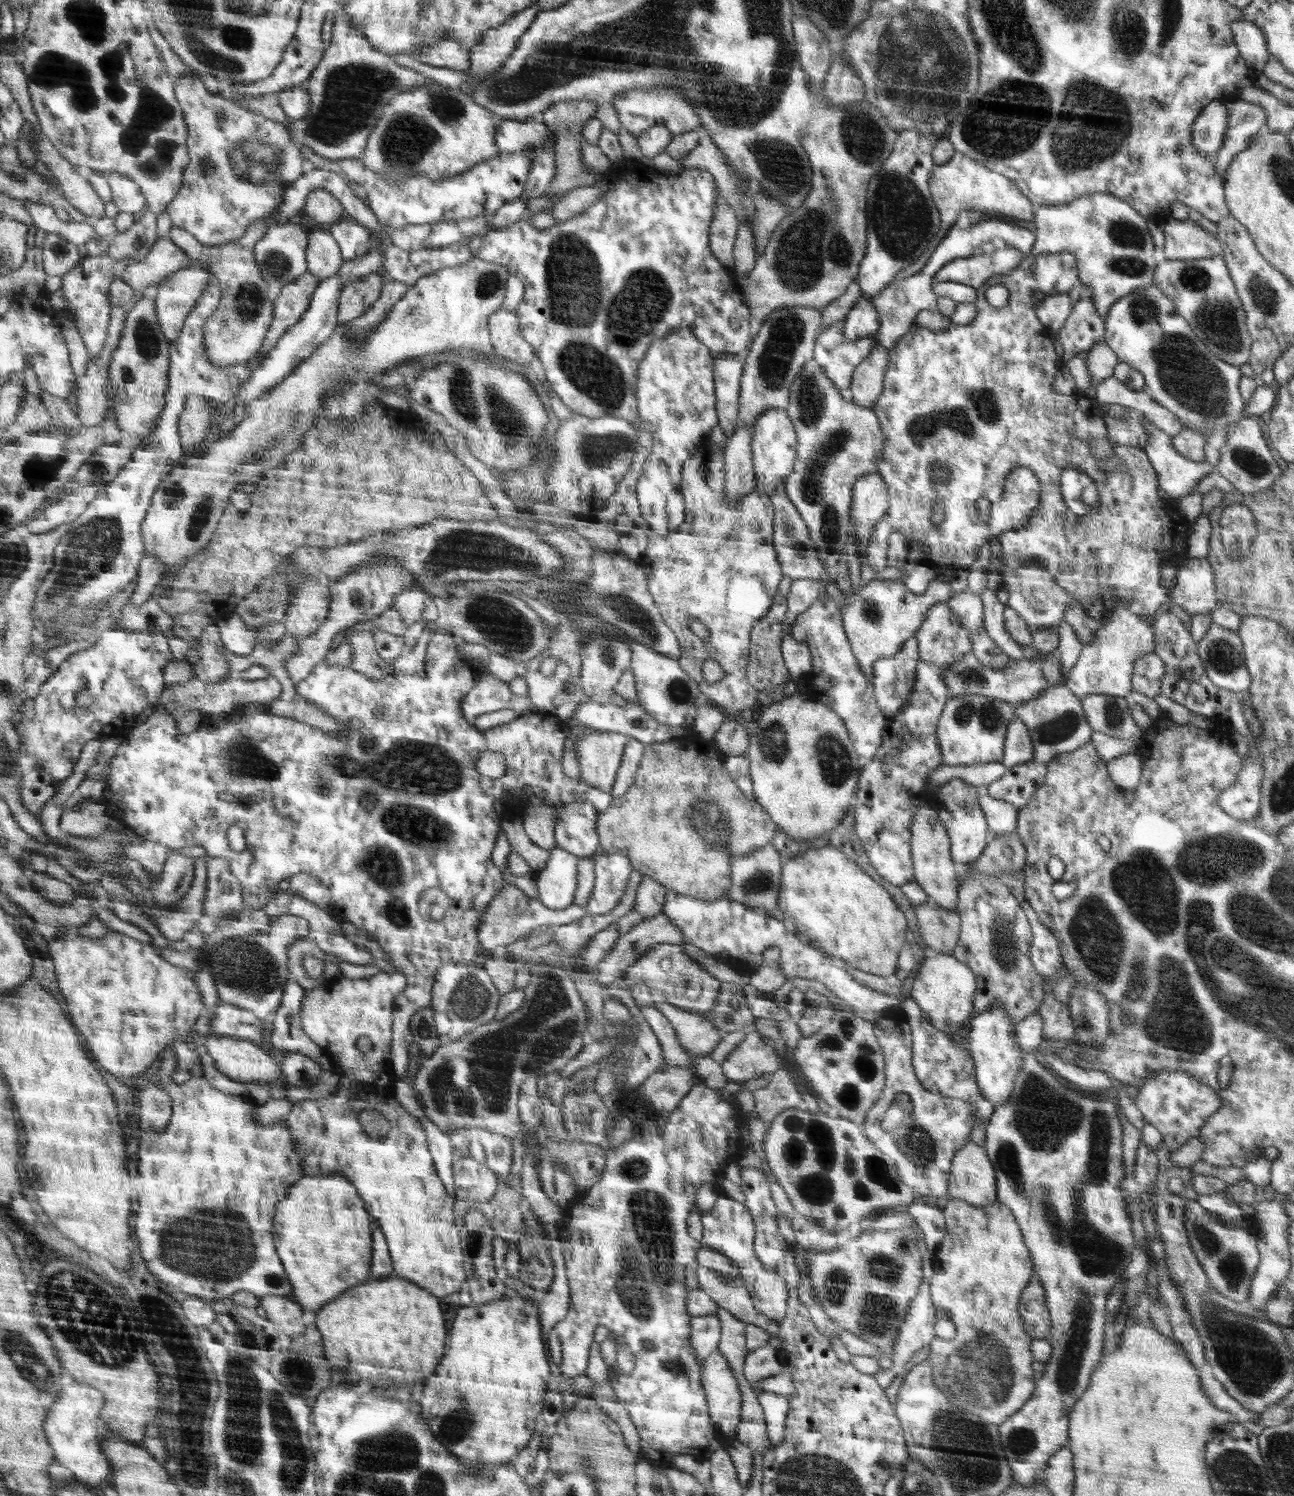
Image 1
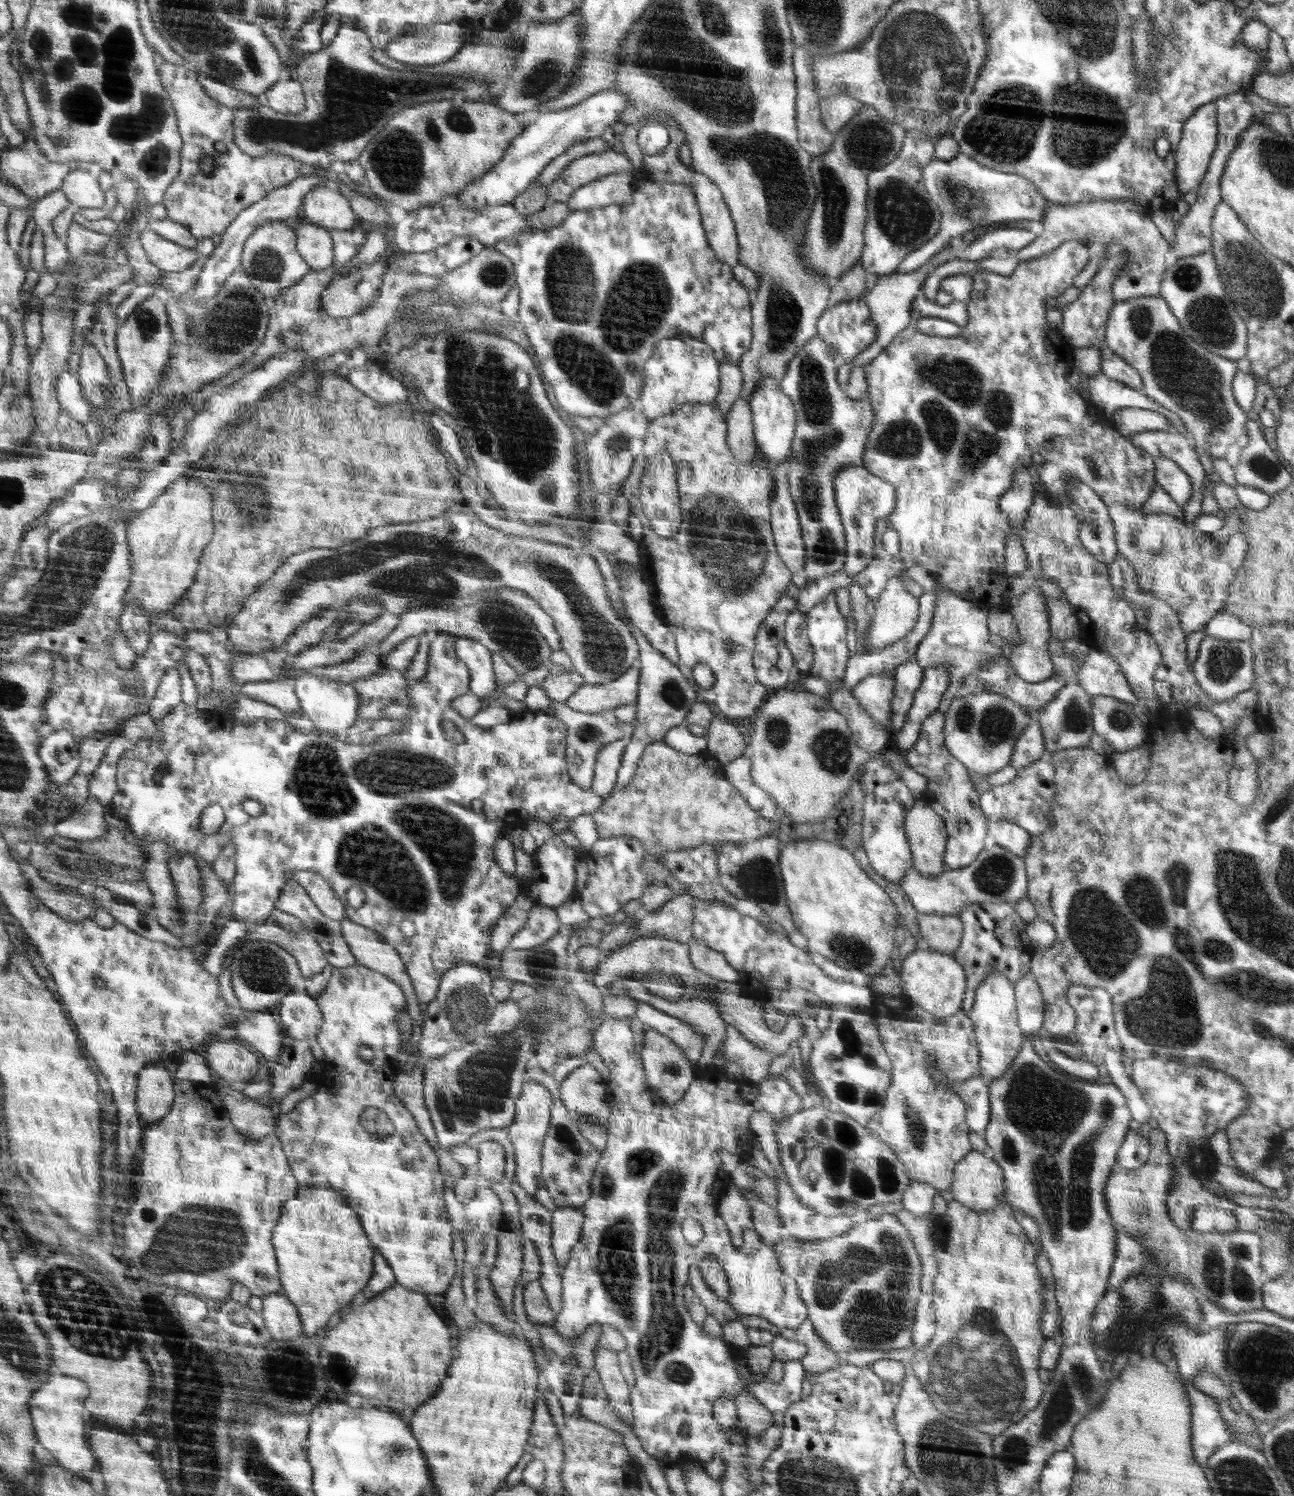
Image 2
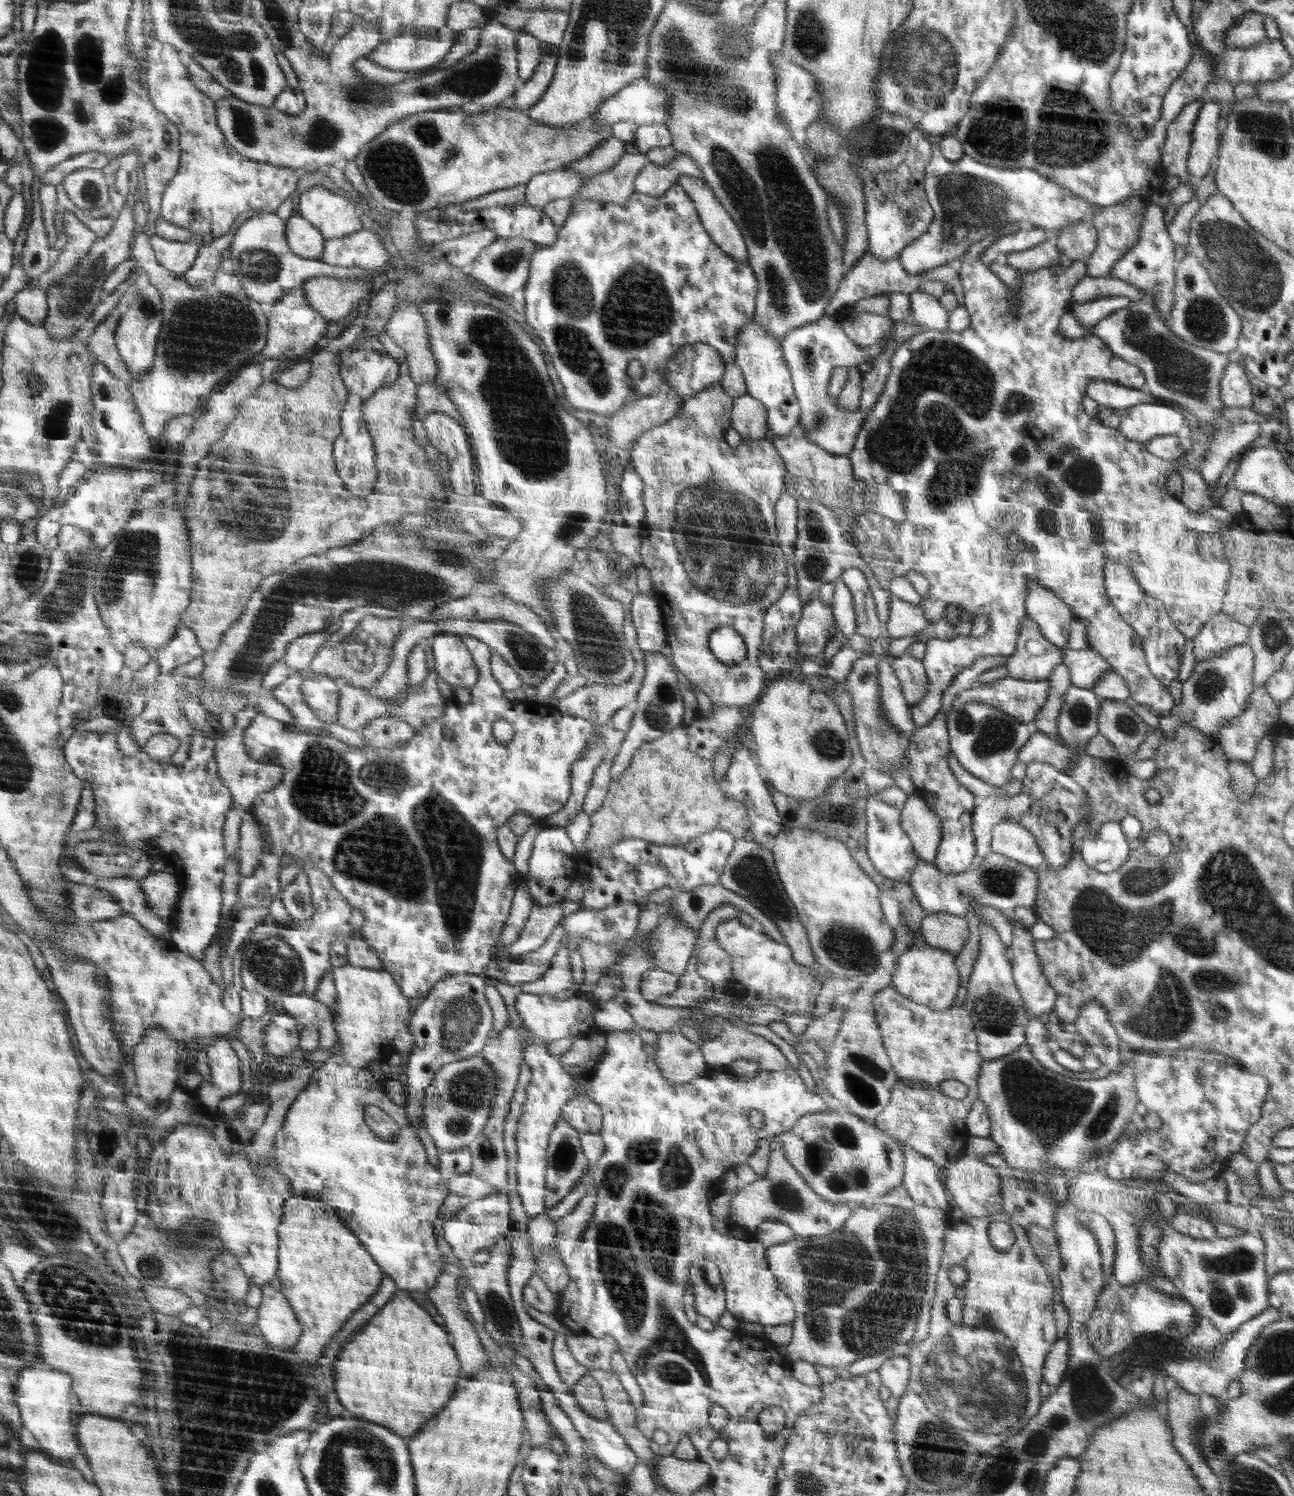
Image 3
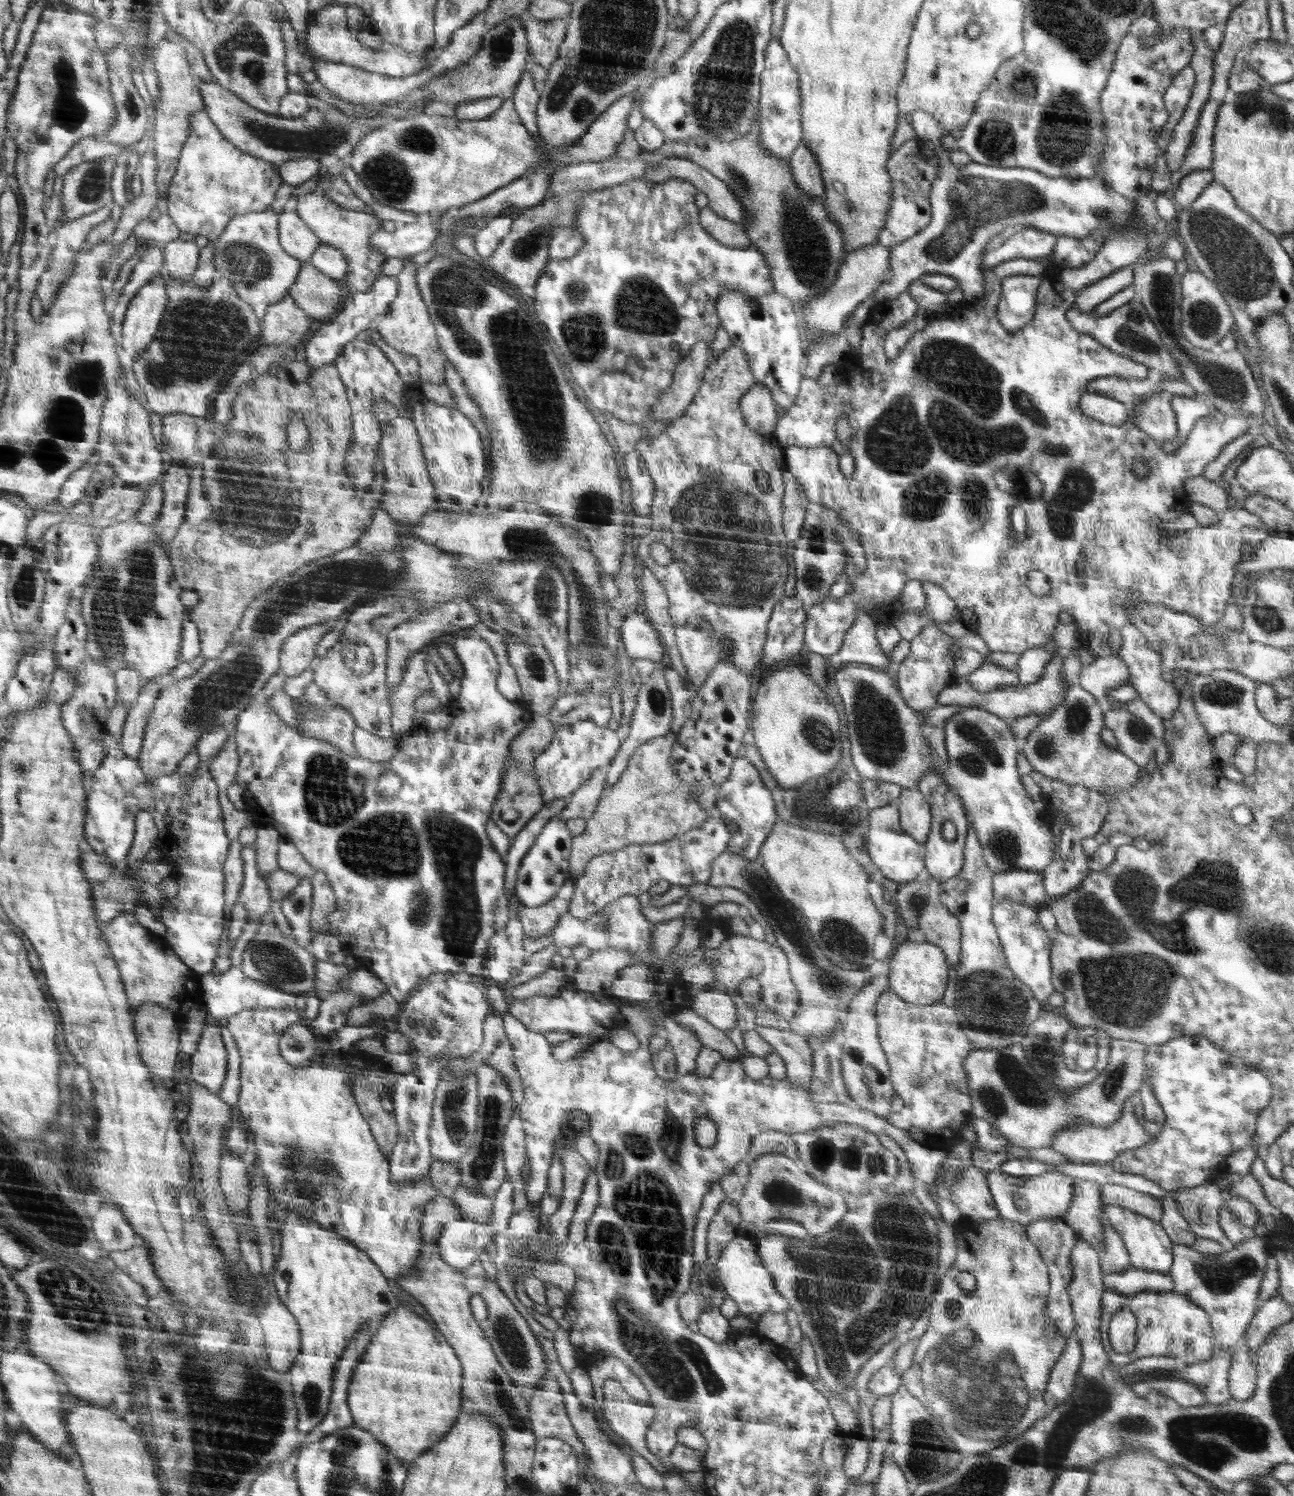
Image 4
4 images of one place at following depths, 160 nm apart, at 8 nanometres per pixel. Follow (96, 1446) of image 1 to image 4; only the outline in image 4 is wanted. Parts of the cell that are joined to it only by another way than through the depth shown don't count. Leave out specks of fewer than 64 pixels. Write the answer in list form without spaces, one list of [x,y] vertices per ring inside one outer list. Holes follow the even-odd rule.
[[[24,1352],[4,1354],[4,1386],[8,1386],[8,1406],[20,1416],[32,1436],[38,1436],[49,1449],[62,1448],[68,1442],[69,1432],[66,1432],[67,1426],[62,1420],[62,1396],[54,1384],[54,1372],[48,1364]]]

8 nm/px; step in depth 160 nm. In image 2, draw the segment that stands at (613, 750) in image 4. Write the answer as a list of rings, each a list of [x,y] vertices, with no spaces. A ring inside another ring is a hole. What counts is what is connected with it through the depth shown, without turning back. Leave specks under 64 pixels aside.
[[[437,633],[437,635],[433,638],[433,641],[430,643],[429,655],[428,655],[429,663],[425,676],[423,676],[422,679],[418,679],[418,681],[406,680],[406,687],[404,687],[404,690],[408,692],[408,698],[411,699],[411,709],[409,715],[406,718],[403,718],[403,720],[401,720],[403,724],[401,726],[401,730],[399,730],[399,732],[397,732],[396,734],[381,736],[380,738],[377,738],[374,742],[371,742],[370,744],[362,742],[358,744],[350,744],[345,743],[343,741],[339,741],[338,738],[335,737],[335,734],[338,731],[344,728],[348,728],[349,726],[352,726],[352,724],[354,724],[357,721],[358,707],[360,706],[360,704],[358,702],[358,693],[356,693],[356,689],[352,687],[352,684],[339,682],[336,680],[330,680],[328,678],[324,679],[321,676],[312,676],[309,672],[304,672],[303,674],[296,674],[296,677],[294,678],[294,692],[296,694],[296,698],[298,698],[299,700],[301,710],[314,723],[314,726],[316,728],[316,730],[310,731],[309,733],[306,731],[298,731],[294,727],[292,727],[290,723],[287,724],[285,721],[279,722],[268,718],[259,718],[258,720],[255,720],[252,723],[241,723],[237,722],[231,713],[228,714],[226,712],[222,712],[221,710],[217,709],[212,709],[211,711],[203,712],[194,706],[190,706],[184,702],[181,702],[172,709],[172,712],[170,712],[170,714],[163,716],[158,722],[155,723],[155,725],[163,732],[163,740],[159,740],[159,742],[150,742],[149,740],[138,740],[136,741],[137,745],[134,748],[132,748],[132,750],[129,750],[128,752],[124,753],[118,759],[117,773],[116,773],[117,791],[116,794],[112,797],[111,803],[108,806],[121,819],[125,819],[126,825],[128,826],[132,834],[134,834],[134,836],[139,838],[140,841],[165,842],[168,846],[173,846],[178,853],[185,855],[192,855],[196,857],[198,860],[204,860],[210,863],[210,865],[212,865],[212,861],[214,861],[216,855],[218,855],[221,849],[223,849],[227,844],[234,845],[237,858],[237,864],[236,864],[237,871],[235,874],[234,889],[233,889],[234,896],[232,897],[231,900],[231,907],[233,909],[233,912],[235,912],[240,917],[240,919],[247,924],[247,928],[250,929],[253,929],[256,925],[262,924],[264,921],[270,918],[271,912],[275,909],[275,902],[279,900],[282,890],[284,889],[284,886],[286,886],[287,884],[287,880],[285,877],[286,872],[316,871],[320,876],[324,877],[328,881],[328,884],[332,887],[332,890],[339,896],[339,899],[345,904],[346,909],[345,913],[348,919],[352,920],[352,922],[355,922],[356,924],[359,924],[360,926],[372,929],[382,938],[384,942],[388,943],[390,946],[393,946],[398,951],[398,954],[404,959],[404,966],[406,967],[407,973],[409,974],[409,977],[413,982],[413,989],[419,1002],[420,1003],[432,1002],[435,1000],[435,997],[438,996],[439,985],[442,984],[442,978],[444,976],[444,973],[447,972],[447,970],[450,970],[454,968],[456,965],[459,965],[460,963],[464,962],[472,964],[480,963],[480,960],[484,960],[484,958],[486,958],[486,954],[488,954],[488,950],[490,950],[490,932],[492,932],[493,926],[496,924],[496,921],[506,912],[506,909],[516,900],[516,898],[518,898],[518,896],[522,894],[520,891],[520,879],[523,878],[516,877],[514,874],[512,875],[505,874],[505,872],[501,869],[501,866],[495,860],[496,839],[505,838],[507,836],[507,833],[509,831],[512,832],[512,830],[520,829],[526,831],[526,826],[528,825],[528,820],[526,818],[542,819],[544,822],[550,822],[550,823],[553,823],[559,816],[565,816],[573,819],[576,817],[580,817],[583,814],[592,814],[596,812],[599,808],[602,808],[603,802],[605,800],[604,798],[596,794],[595,791],[592,791],[590,788],[584,790],[583,788],[580,788],[577,784],[574,784],[574,782],[572,782],[572,779],[570,778],[570,775],[568,774],[567,771],[566,753],[565,753],[567,747],[567,726],[559,718],[556,718],[555,716],[550,716],[549,714],[546,714],[541,710],[536,711],[529,709],[527,710],[526,713],[513,716],[510,721],[504,724],[497,724],[495,726],[492,726],[491,728],[486,727],[483,728],[470,723],[470,720],[464,718],[451,705],[451,700],[454,700],[454,698],[458,698],[458,696],[468,693],[469,691],[471,691],[472,693],[474,693],[474,695],[478,697],[488,697],[490,693],[494,693],[494,689],[496,689],[496,682],[495,682],[495,672],[493,671],[493,662],[491,661],[491,654],[492,651],[488,650],[486,646],[480,644],[480,642],[478,642],[477,640],[468,637],[458,637],[450,633]],[[444,720],[452,720],[452,722],[454,722],[454,726],[456,726],[458,732],[462,732],[462,734],[464,735],[464,742],[462,742],[461,744],[454,744],[446,740],[444,731],[442,729],[442,722],[444,722]],[[248,798],[250,798],[250,800],[257,800],[258,802],[260,802],[260,804],[262,804],[262,806],[264,806],[262,814],[260,814],[257,817],[253,817],[251,815],[248,815],[244,811],[244,809],[242,809],[242,805],[240,803],[244,802],[244,800],[248,800]],[[216,803],[222,806],[225,814],[225,821],[224,824],[220,826],[218,832],[209,836],[208,834],[202,833],[200,825],[200,815],[201,812],[204,812],[204,808],[208,808],[210,804],[216,804]],[[352,886],[360,886],[360,888],[364,891],[365,901],[363,902],[362,906],[360,906],[360,908],[351,907],[347,903],[346,893],[350,888],[352,888]],[[404,920],[410,920],[411,922],[414,923],[416,933],[410,938],[406,937],[406,935],[404,935],[404,933],[400,931],[399,924],[402,924]]]

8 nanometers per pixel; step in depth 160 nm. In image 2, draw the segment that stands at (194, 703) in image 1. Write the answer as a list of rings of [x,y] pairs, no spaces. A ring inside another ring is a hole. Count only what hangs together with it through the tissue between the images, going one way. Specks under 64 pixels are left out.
[[[294,679],[278,682],[248,682],[241,686],[240,693],[246,698],[267,702],[283,710],[285,714],[302,711],[294,692]]]

